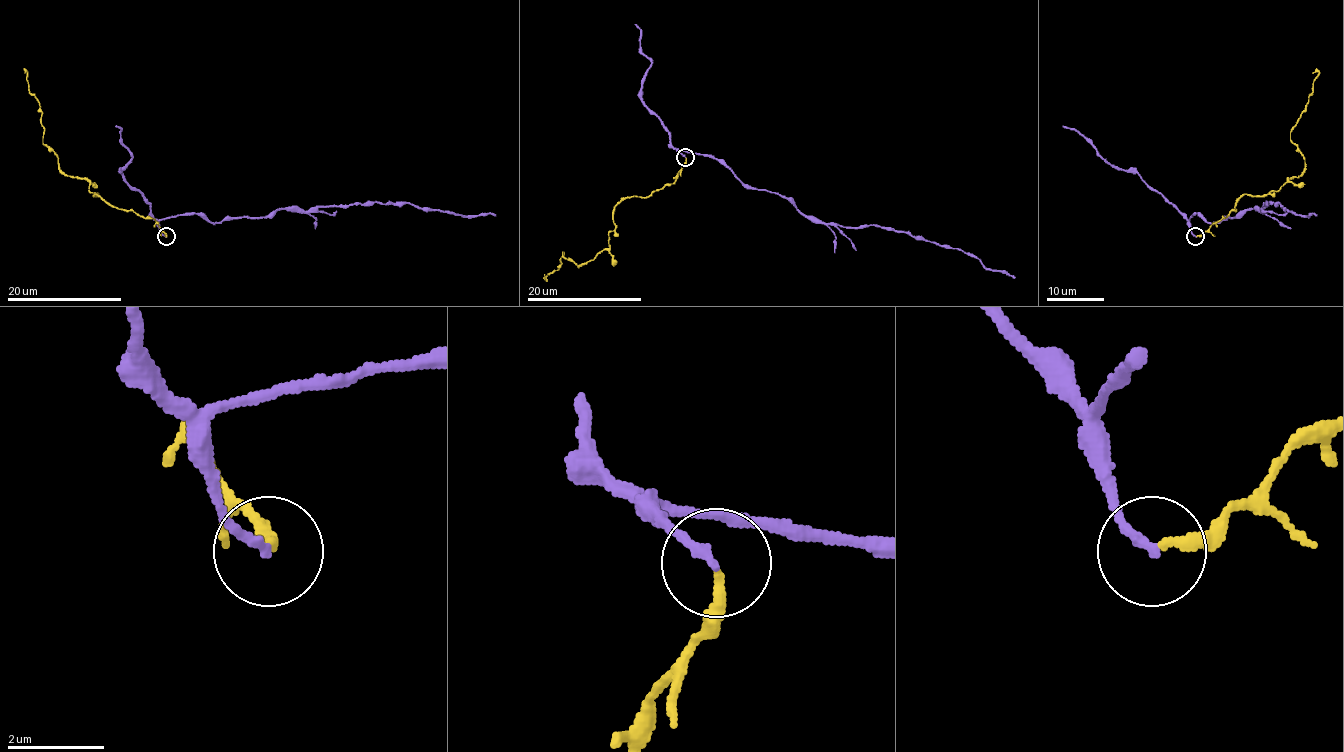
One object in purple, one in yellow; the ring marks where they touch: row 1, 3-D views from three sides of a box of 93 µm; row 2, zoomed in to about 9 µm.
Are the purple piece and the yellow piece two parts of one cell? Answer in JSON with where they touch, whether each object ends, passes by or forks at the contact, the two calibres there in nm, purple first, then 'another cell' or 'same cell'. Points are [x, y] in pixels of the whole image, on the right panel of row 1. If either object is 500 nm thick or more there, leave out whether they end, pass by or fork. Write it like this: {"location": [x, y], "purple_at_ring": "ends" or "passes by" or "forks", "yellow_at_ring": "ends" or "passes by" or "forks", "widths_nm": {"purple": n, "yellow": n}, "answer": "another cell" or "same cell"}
{"location": [1195, 236], "purple_at_ring": "ends", "yellow_at_ring": "ends", "widths_nm": {"purple": 190, "yellow": 240}, "answer": "another cell"}

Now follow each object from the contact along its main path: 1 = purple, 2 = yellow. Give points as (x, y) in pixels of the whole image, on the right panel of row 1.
1: (1196, 237), (1190, 230), (1194, 214), (1219, 222), (1277, 202), (1290, 212), (1316, 215)
2: (1196, 235), (1236, 210), (1244, 194), (1277, 191), (1303, 171), (1290, 129), (1312, 92), (1318, 73), (1312, 73)

